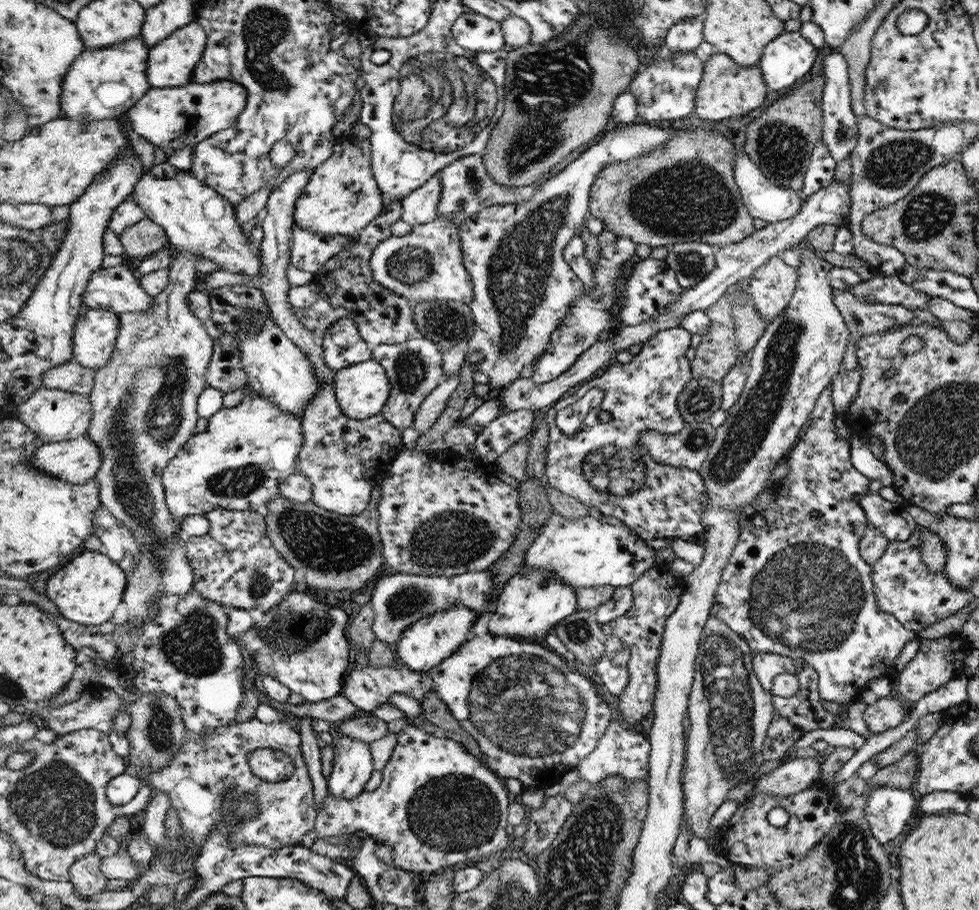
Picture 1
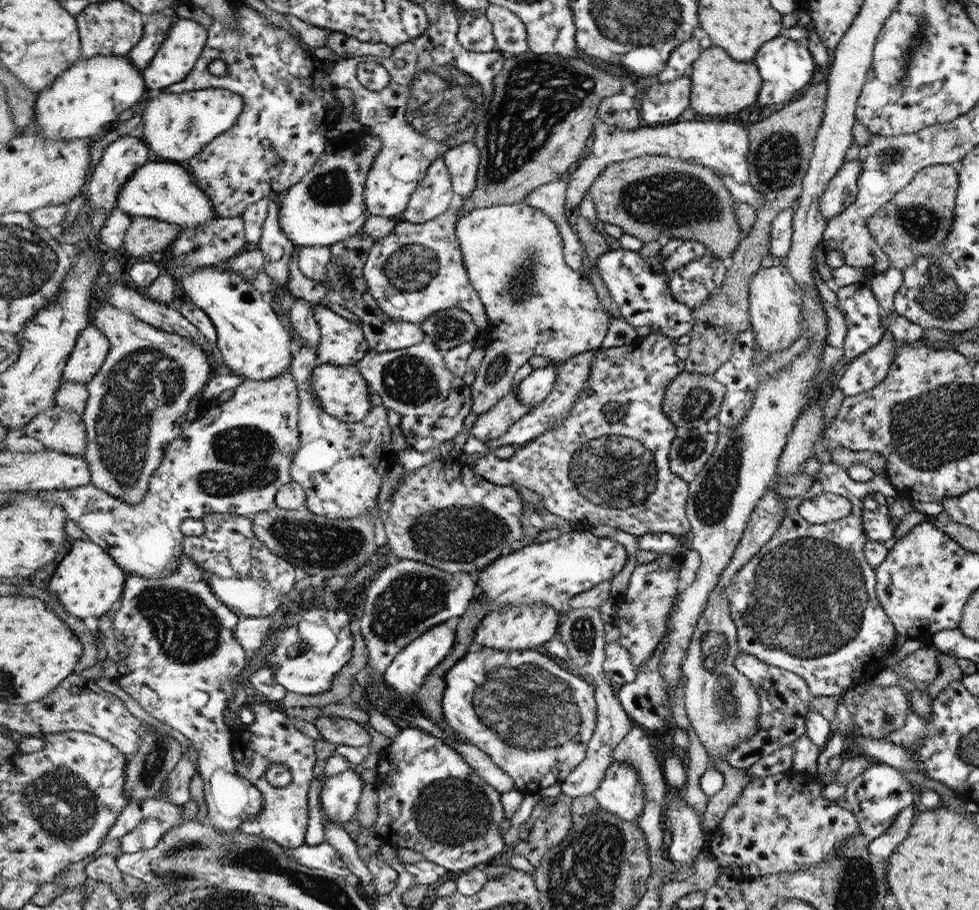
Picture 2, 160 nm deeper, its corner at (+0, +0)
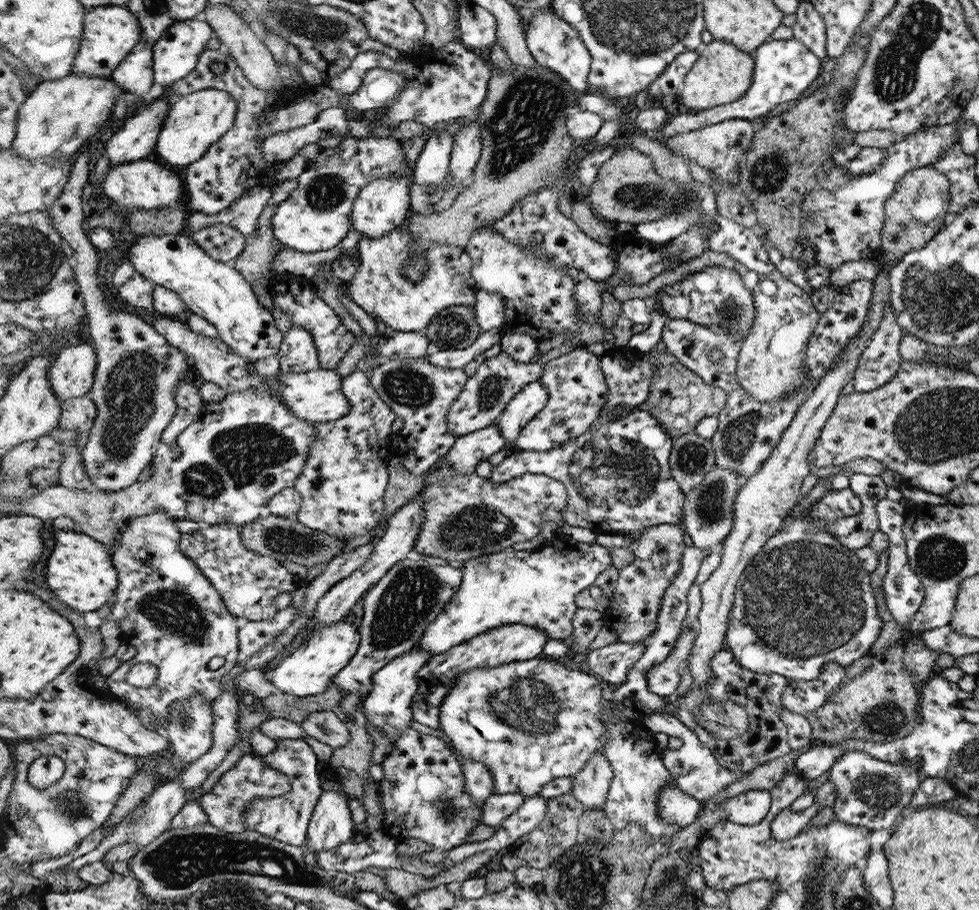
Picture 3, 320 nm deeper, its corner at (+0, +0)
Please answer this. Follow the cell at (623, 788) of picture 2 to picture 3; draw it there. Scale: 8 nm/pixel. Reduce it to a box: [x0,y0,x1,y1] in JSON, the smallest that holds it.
[438,657,683,838]

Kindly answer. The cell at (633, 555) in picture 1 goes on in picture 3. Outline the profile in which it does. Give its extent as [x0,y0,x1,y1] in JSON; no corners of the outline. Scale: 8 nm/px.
[415,535,612,655]

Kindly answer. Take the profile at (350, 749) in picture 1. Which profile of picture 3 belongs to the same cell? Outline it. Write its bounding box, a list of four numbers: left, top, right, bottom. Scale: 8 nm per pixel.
[303,790,355,853]

